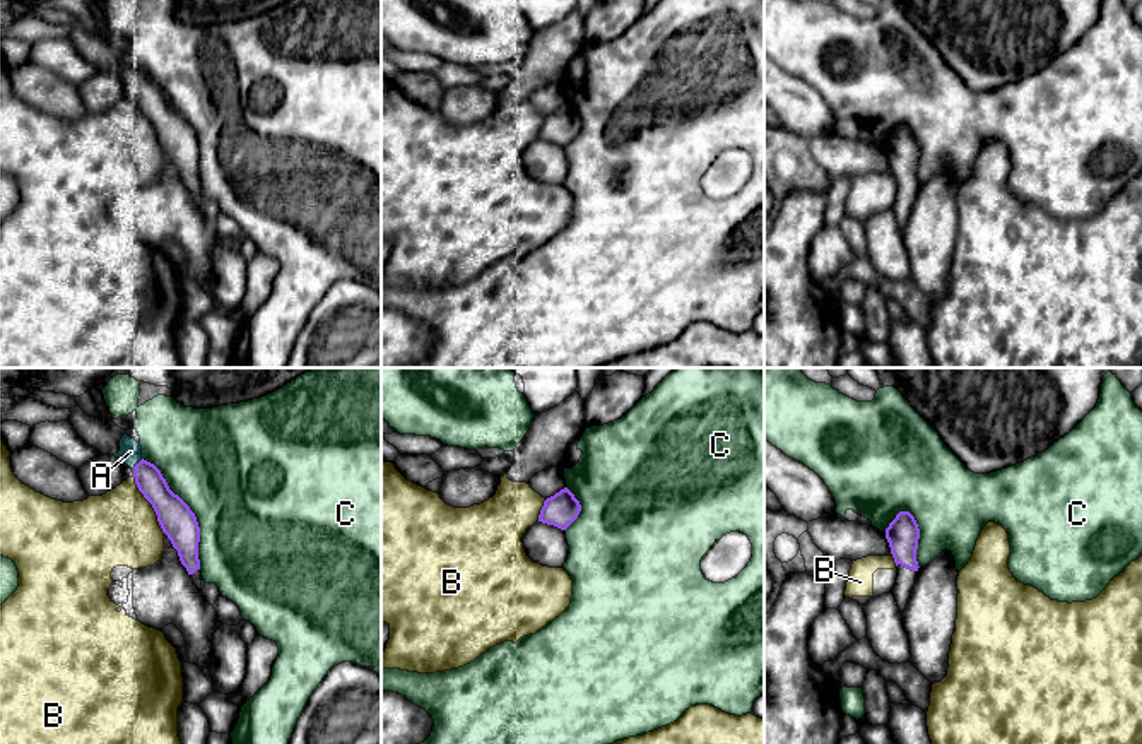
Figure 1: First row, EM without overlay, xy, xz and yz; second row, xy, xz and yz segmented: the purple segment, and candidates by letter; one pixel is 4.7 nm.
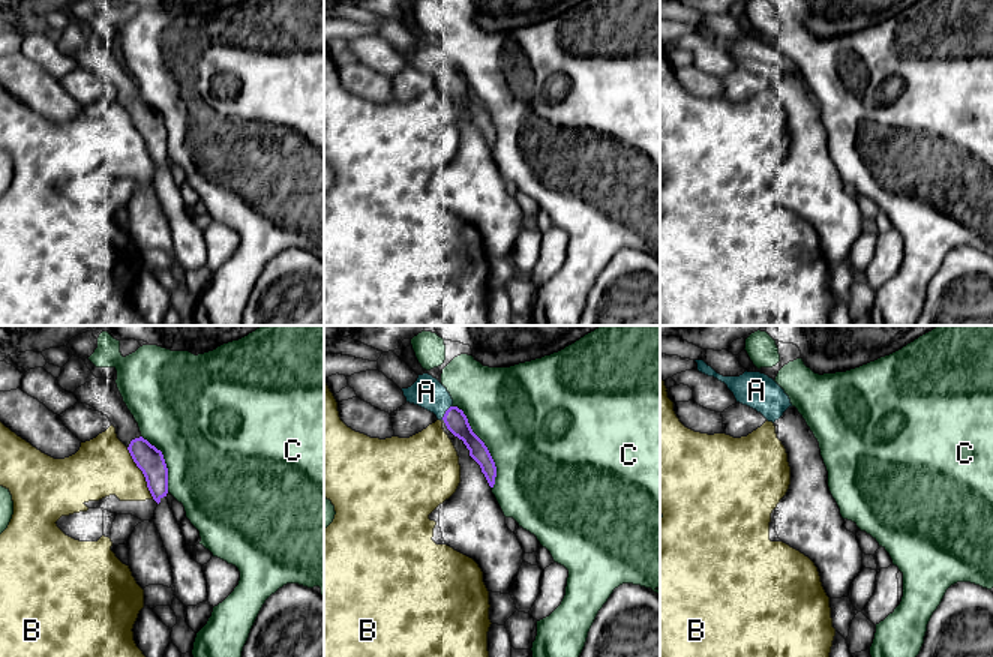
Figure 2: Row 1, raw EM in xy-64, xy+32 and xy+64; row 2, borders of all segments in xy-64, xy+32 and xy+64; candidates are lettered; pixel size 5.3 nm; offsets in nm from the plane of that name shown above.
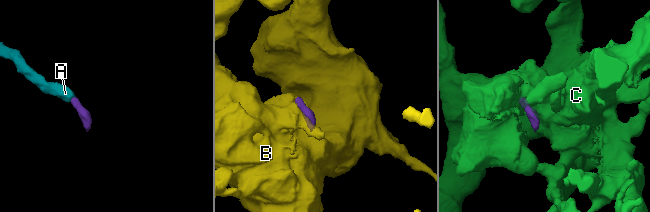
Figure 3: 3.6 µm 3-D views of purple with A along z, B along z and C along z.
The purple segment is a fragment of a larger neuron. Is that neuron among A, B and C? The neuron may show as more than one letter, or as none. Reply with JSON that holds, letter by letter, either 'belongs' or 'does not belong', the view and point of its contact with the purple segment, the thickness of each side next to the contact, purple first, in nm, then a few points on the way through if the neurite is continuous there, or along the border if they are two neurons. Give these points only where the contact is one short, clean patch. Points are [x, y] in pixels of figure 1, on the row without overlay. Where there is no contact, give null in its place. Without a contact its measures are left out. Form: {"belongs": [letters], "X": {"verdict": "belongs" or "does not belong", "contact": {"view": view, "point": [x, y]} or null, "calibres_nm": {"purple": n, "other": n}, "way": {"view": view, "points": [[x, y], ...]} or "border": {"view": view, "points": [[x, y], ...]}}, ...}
{"belongs": ["A"], "A": {"verdict": "belongs", "contact": null}, "B": {"verdict": "does not belong", "contact": {"view": "xy", "point": [151, 120]}, "calibres_nm": {"purple": 170, "other": 360}, "border": {"view": "xy", "points": [[132, 93], [164, 149]]}}, "C": {"verdict": "does not belong", "contact": {"view": "xy", "point": [192, 129]}, "calibres_nm": {"purple": 170, "other": 500}}}

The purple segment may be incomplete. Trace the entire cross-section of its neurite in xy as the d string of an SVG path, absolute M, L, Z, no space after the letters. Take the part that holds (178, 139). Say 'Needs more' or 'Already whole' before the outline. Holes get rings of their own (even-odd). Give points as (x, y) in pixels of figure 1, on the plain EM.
Needs more. M125 50L120 56L120 68L111 74L120 75L133 87L138 108L152 121L162 149L178 168L181 181L197 205L203 209L205 197L198 176L200 144L195 130L169 106L161 87L142 75L142 63L135 55Z

